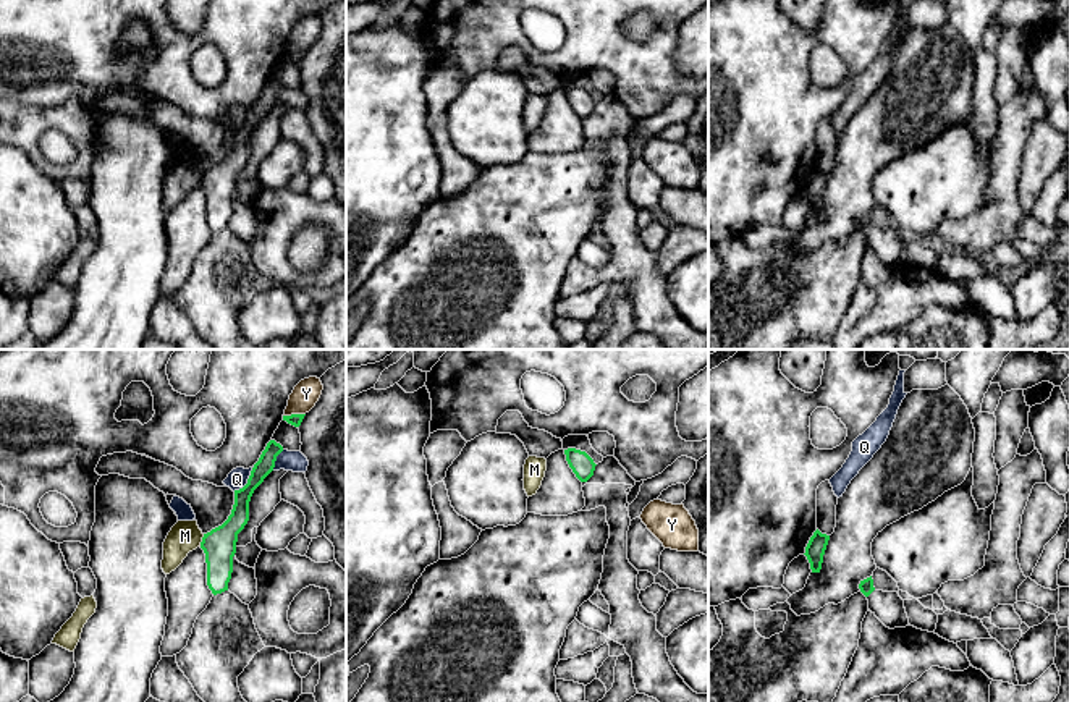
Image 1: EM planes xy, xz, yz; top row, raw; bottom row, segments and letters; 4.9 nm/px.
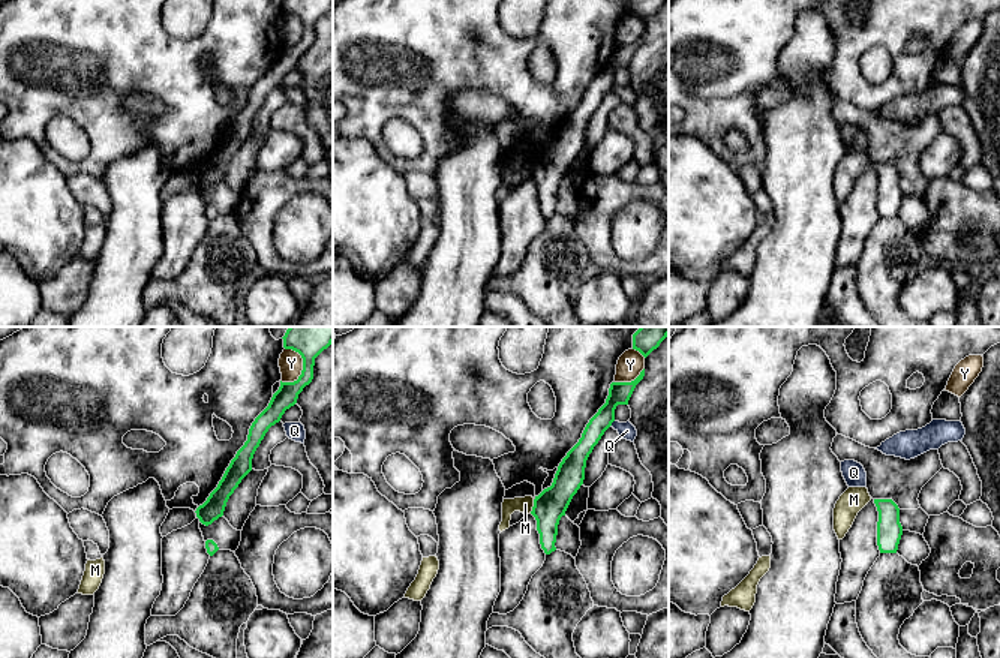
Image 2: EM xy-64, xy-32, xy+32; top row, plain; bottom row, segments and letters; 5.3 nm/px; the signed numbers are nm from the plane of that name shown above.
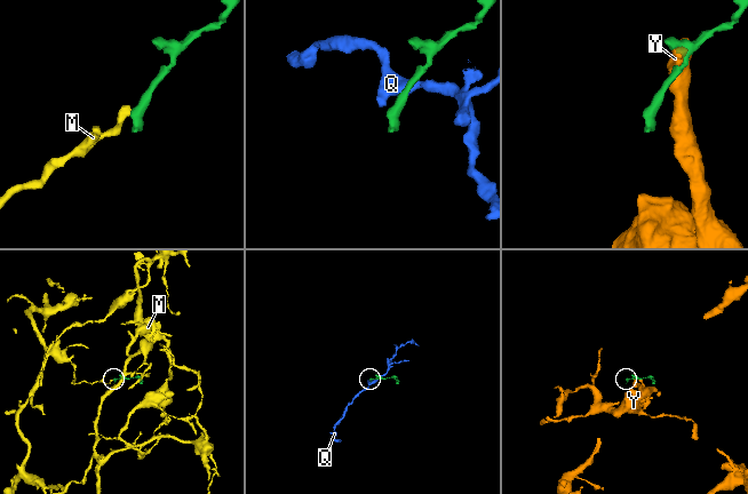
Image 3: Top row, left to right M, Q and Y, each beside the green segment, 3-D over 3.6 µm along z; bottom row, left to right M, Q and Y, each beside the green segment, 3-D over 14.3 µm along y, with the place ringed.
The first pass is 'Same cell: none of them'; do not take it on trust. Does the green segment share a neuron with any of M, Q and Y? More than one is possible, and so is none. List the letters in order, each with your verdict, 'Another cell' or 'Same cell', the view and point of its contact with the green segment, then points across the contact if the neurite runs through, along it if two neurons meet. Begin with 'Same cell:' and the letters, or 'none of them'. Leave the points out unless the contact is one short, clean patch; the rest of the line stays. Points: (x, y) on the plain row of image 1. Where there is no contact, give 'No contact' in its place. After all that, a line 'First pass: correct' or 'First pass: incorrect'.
Same cell: none of them
M: Another cell. Touches green at xy (202, 178). Boundary: xy (204, 172), (199, 183)
Q: Another cell. Touches green at xy (248, 118). Boundary: xy (254, 104), (248, 118), (233, 128)
Y: Another cell. Touches green at xy (293, 52). Boundary: xy (304, 50), (283, 54)
First pass: correct

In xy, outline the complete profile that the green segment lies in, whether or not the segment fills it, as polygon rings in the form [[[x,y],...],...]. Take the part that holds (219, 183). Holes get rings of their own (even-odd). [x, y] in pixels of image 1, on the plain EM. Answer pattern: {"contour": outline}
{"contour": [[[270,78],[262,89],[259,99],[254,102],[247,121],[235,128],[235,142],[228,157],[204,171],[201,186],[205,191],[207,201],[207,223],[213,233],[228,228],[228,220],[233,210],[233,194],[236,191],[238,171],[249,159],[249,139],[254,128],[273,108],[277,94],[283,84]]]}

